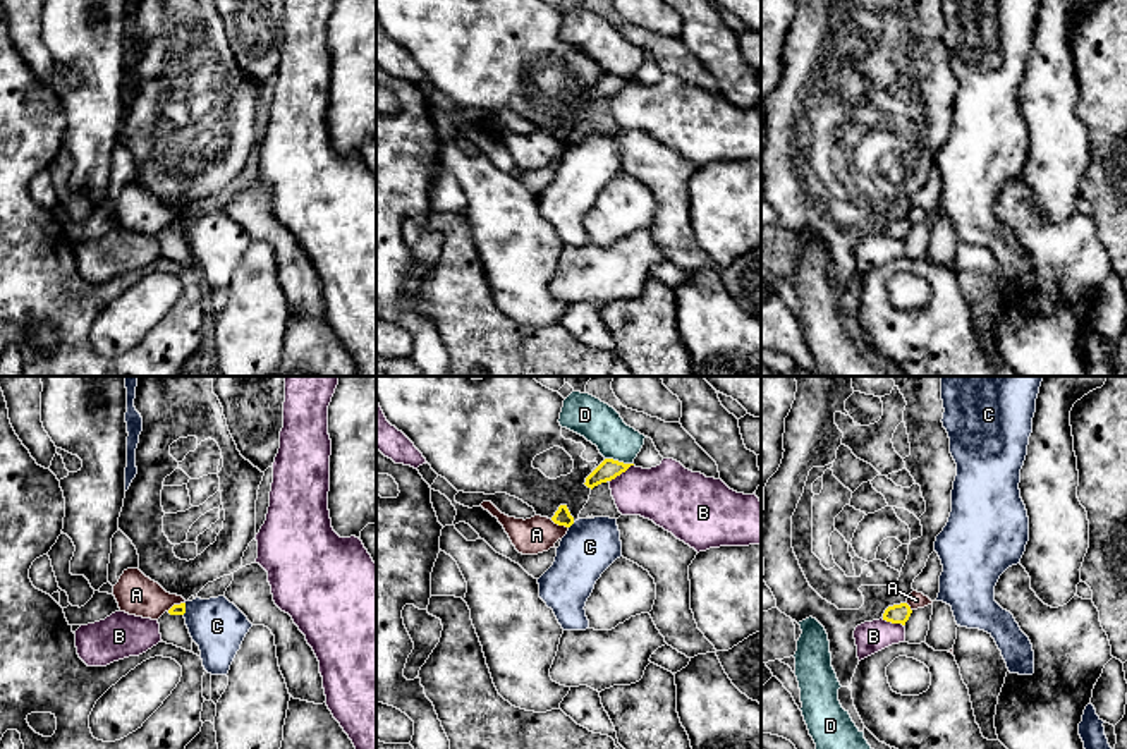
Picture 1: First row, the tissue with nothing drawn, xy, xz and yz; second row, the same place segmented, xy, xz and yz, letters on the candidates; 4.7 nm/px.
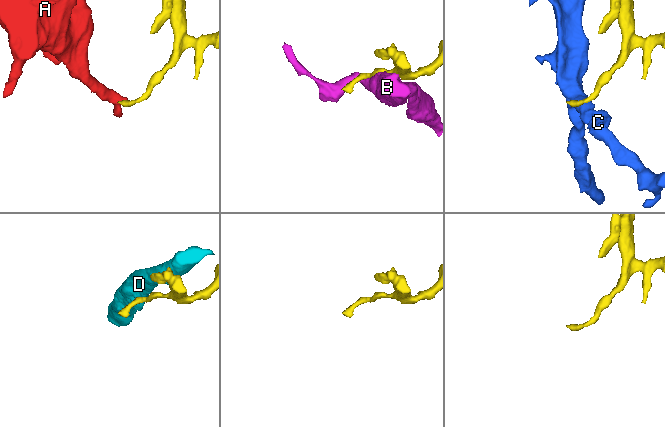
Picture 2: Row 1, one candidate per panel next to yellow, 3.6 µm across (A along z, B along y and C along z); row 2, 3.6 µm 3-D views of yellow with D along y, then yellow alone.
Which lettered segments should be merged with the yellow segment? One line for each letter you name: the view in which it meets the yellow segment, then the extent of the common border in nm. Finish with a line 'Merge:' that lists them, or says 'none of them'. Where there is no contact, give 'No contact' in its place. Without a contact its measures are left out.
Merge: none of them

